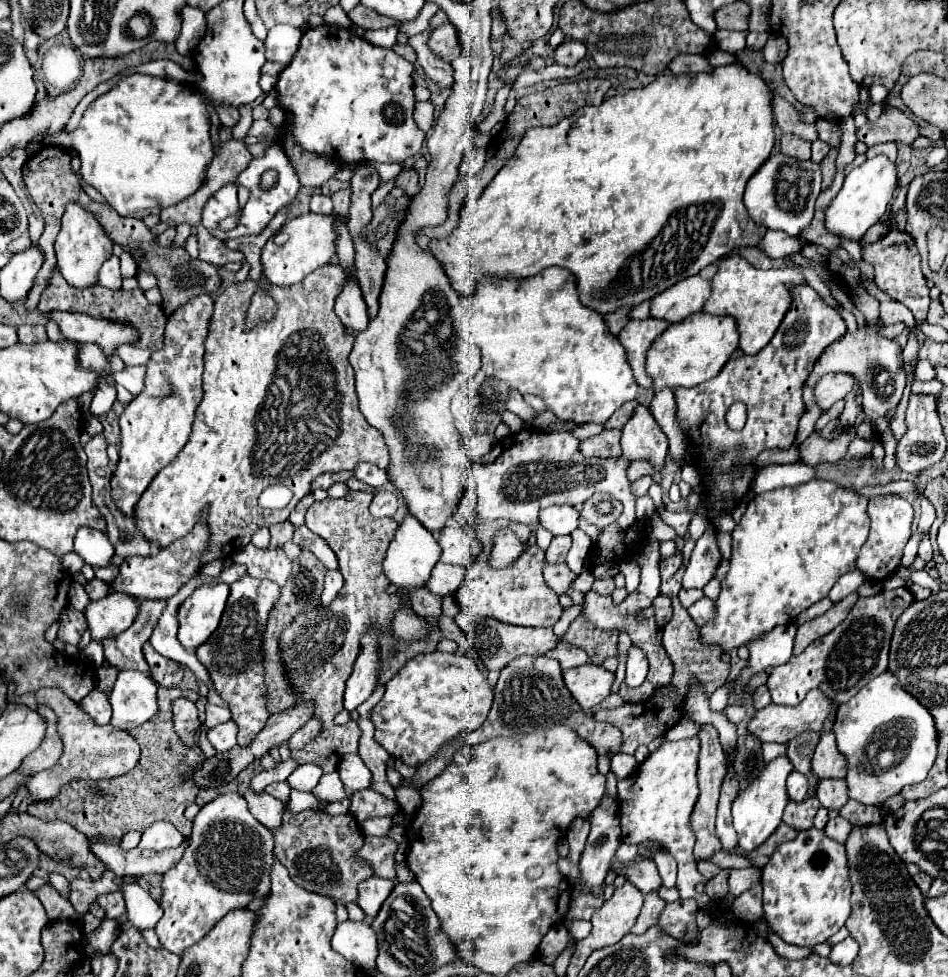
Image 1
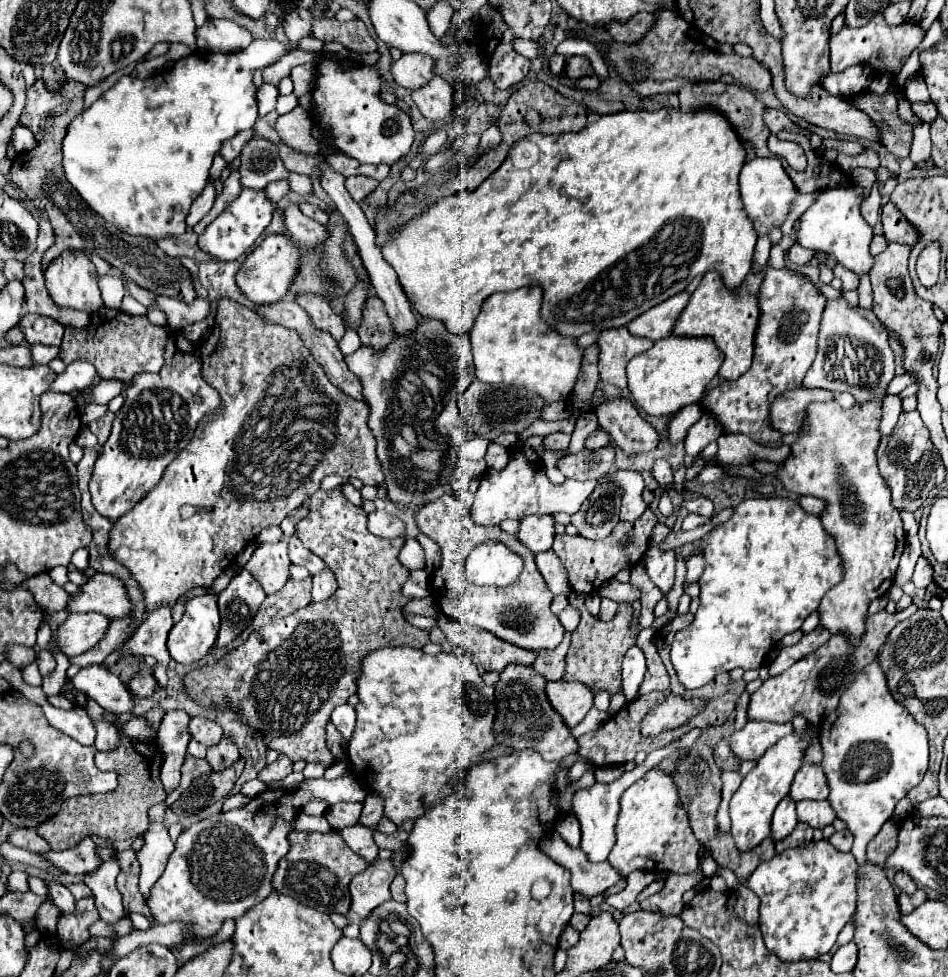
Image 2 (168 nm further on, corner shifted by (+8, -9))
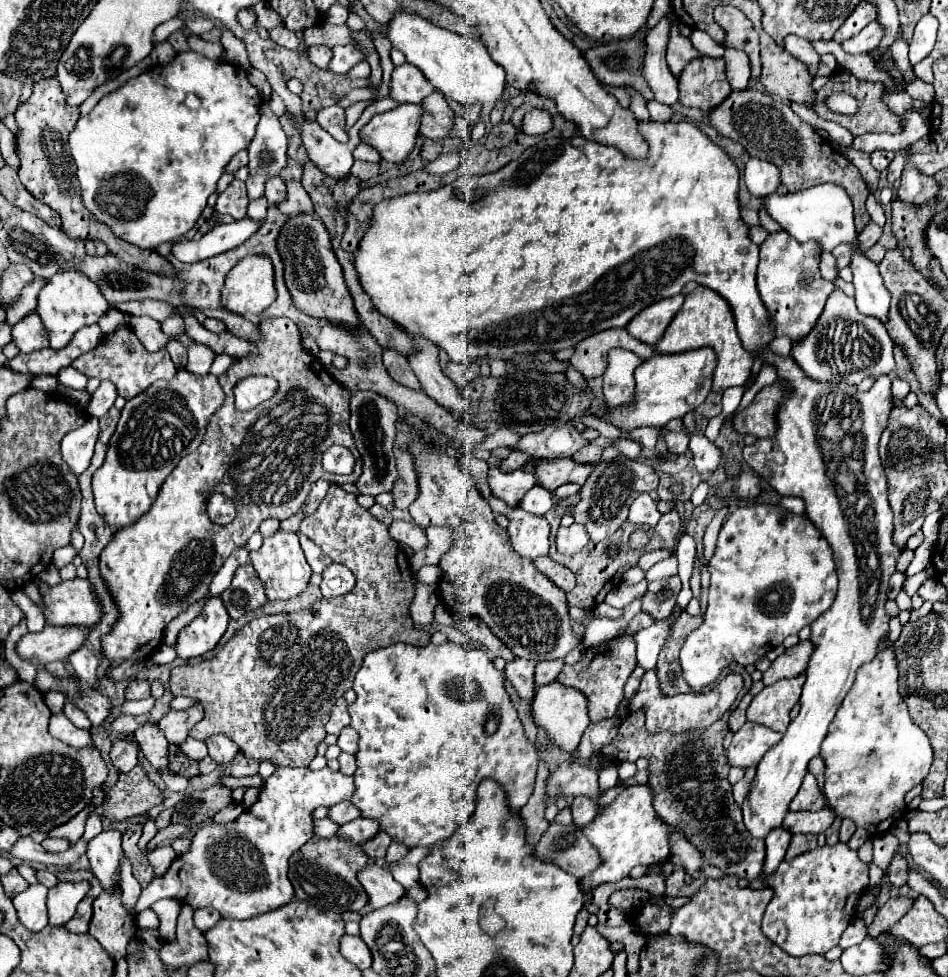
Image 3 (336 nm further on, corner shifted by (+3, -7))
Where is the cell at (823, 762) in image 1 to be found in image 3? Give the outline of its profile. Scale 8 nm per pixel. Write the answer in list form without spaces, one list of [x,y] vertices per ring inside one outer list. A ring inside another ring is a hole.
[[[808,773],[798,795],[790,803],[790,811],[820,811],[824,807],[824,797],[816,785],[816,777]]]

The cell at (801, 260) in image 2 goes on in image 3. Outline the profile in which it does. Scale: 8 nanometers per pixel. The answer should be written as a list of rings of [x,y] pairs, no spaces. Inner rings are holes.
[[[822,251],[820,271],[822,271],[822,277],[828,279],[828,281],[836,281],[838,279],[838,267],[836,267],[836,259],[832,257],[832,253]]]

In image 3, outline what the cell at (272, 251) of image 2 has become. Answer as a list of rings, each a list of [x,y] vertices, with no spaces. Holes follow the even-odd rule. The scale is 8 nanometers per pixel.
[[[244,257],[228,273],[220,293],[222,307],[236,315],[260,315],[274,299],[274,269],[268,257]]]

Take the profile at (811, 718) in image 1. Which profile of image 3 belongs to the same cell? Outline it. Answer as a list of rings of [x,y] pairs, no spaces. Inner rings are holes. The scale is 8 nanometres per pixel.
[[[746,723],[732,737],[732,743],[726,751],[728,765],[742,767],[742,769],[748,769],[750,765],[758,765],[758,761],[764,757],[764,753],[772,745],[776,745],[778,737],[782,737],[782,735],[764,725]]]

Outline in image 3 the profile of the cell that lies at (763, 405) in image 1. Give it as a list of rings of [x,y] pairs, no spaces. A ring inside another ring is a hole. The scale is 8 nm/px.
[[[776,231],[766,237],[760,245],[760,265],[758,265],[758,291],[770,311],[776,327],[776,335],[788,335],[792,341],[808,335],[808,329],[820,317],[828,295],[834,291],[832,281],[824,281],[820,275],[820,251],[818,241],[798,243],[786,231]]]

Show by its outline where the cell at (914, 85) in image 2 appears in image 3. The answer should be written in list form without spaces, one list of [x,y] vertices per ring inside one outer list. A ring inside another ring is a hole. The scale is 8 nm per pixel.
[[[897,39],[891,47],[894,63],[896,63],[901,73],[904,73],[904,79],[906,79],[906,81],[912,81],[916,75],[914,75],[913,66],[908,60],[908,49],[908,43],[906,43],[905,40],[899,39]]]

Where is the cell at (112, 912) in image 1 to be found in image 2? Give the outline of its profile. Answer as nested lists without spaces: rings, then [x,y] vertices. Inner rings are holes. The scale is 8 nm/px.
[[[91,897],[77,901],[75,915],[61,915],[57,923],[57,935],[65,949],[77,951],[89,939],[89,927],[99,921],[99,913],[95,911],[95,903]],[[69,941],[69,943],[67,943]]]

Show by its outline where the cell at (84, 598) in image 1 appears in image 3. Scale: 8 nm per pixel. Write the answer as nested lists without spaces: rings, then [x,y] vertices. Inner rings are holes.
[[[72,545],[59,548],[53,554],[52,563],[57,569],[61,569],[62,567],[70,564],[74,556],[77,554],[78,552]]]

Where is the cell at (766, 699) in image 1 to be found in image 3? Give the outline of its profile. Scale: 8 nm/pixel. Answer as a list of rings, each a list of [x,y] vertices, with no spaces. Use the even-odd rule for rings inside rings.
[[[746,693],[744,697],[742,697],[742,701],[738,703],[738,707],[730,713],[730,717],[728,717],[728,725],[730,725],[730,731],[738,731],[744,723],[746,723],[746,717],[744,717],[744,713],[746,713],[746,709],[748,709],[748,705],[750,705],[750,701],[752,701],[752,695],[750,693]]]

